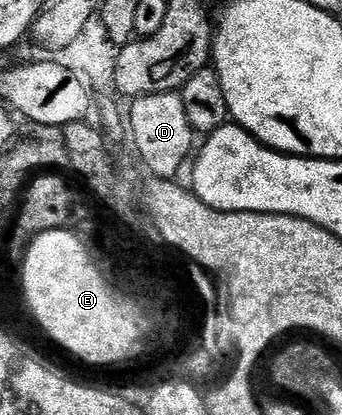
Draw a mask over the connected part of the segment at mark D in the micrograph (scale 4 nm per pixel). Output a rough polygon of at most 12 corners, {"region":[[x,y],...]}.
{"region":[[181,93],[129,103],[128,134],[156,178],[195,149]]}

